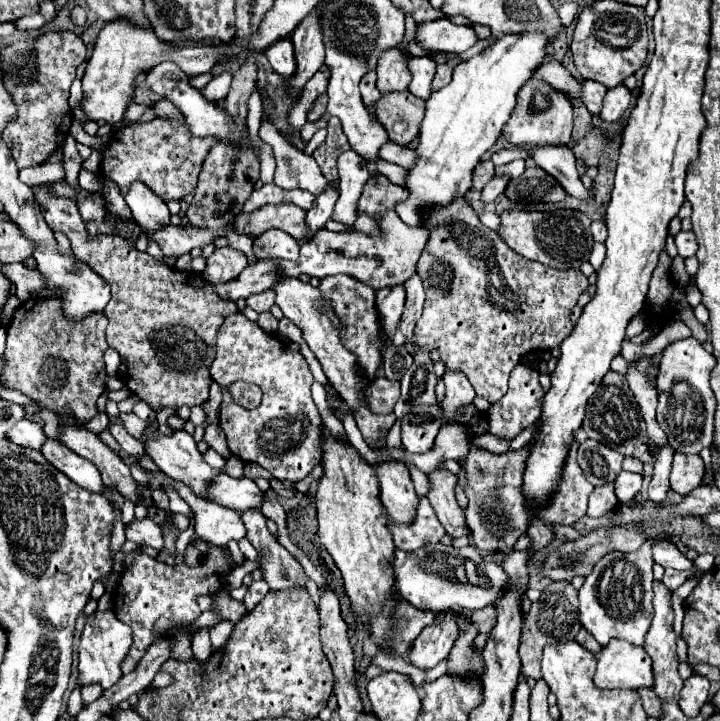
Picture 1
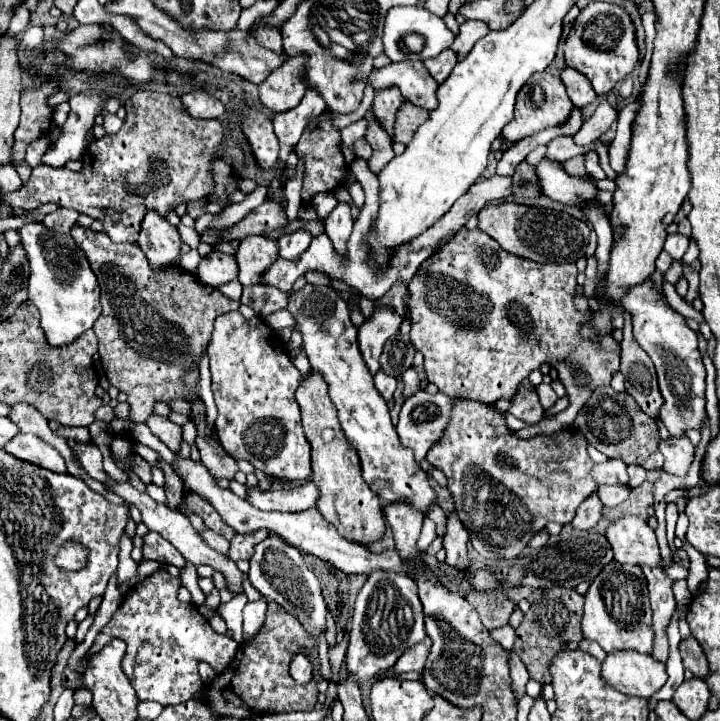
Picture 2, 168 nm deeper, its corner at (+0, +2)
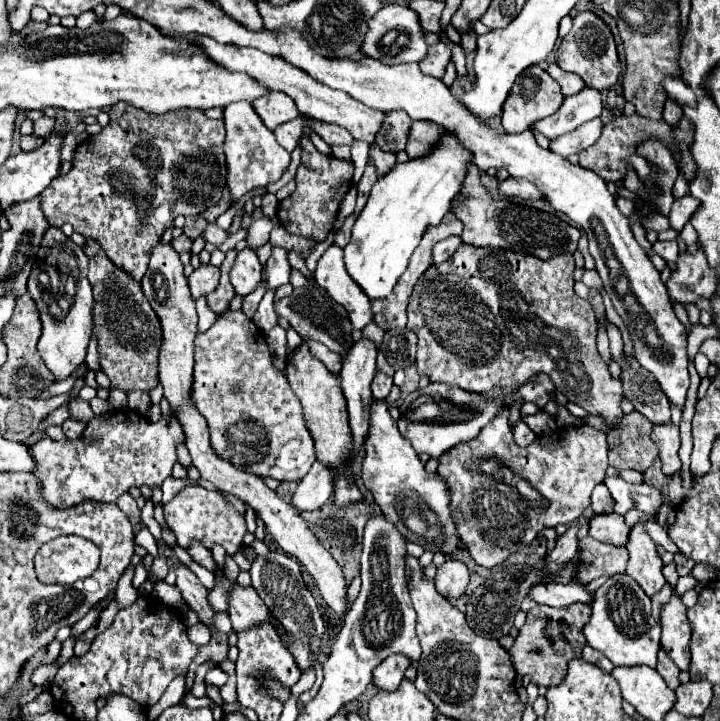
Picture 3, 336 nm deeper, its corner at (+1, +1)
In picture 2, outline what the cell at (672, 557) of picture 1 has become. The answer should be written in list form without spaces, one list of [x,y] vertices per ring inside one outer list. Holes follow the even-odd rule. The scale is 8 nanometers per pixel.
[[[622,516],[606,528],[606,538],[620,564],[662,566],[654,530],[640,516]]]

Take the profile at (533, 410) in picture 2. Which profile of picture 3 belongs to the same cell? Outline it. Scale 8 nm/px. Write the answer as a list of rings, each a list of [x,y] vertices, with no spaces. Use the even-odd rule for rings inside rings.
[[[521,419],[513,425],[513,429],[511,429],[511,431],[513,431],[515,443],[517,443],[519,447],[527,447],[527,445],[529,445],[529,443],[533,443],[533,439],[537,437],[537,435],[529,429],[529,425],[527,425],[525,421],[521,421]]]

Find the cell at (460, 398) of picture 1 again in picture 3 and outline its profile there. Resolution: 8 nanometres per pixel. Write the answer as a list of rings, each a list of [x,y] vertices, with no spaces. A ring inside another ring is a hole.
[[[505,407],[483,431],[479,431],[475,439],[471,439],[471,443],[459,443],[459,447],[445,451],[439,457],[437,475],[449,487],[451,515],[457,525],[457,535],[479,565],[495,567],[501,565],[511,553],[529,545],[543,527],[555,527],[559,523],[569,525],[591,505],[593,487],[605,479],[605,471],[609,466],[607,453],[606,434],[585,424],[560,428],[549,435],[539,435],[533,445],[519,447],[511,437],[509,407]],[[485,459],[493,459],[499,469],[495,473],[483,473],[479,463]]]

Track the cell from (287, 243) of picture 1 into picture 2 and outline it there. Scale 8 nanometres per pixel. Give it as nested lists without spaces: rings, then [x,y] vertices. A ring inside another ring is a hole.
[[[248,236],[238,246],[236,262],[238,262],[238,282],[242,286],[252,286],[260,282],[260,276],[276,262],[278,244],[272,238],[264,236]]]

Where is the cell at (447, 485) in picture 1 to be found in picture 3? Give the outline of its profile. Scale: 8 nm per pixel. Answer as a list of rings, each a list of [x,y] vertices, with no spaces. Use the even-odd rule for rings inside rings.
[[[449,557],[435,575],[435,587],[445,597],[459,597],[465,593],[465,587],[469,583],[469,569],[463,561],[457,561],[455,557]]]

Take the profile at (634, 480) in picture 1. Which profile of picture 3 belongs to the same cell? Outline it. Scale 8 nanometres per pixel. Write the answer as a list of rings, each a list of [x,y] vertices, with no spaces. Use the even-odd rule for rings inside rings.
[[[599,483],[595,489],[593,489],[593,495],[591,495],[591,507],[595,513],[611,513],[613,511],[613,499],[611,499],[611,493],[607,491],[607,487],[603,483]]]

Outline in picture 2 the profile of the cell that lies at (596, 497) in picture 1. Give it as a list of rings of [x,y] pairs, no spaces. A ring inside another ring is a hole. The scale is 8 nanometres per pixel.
[[[592,494],[592,498],[586,498],[582,506],[576,510],[576,516],[570,524],[574,530],[592,530],[600,518],[602,518],[602,506],[596,494]]]

